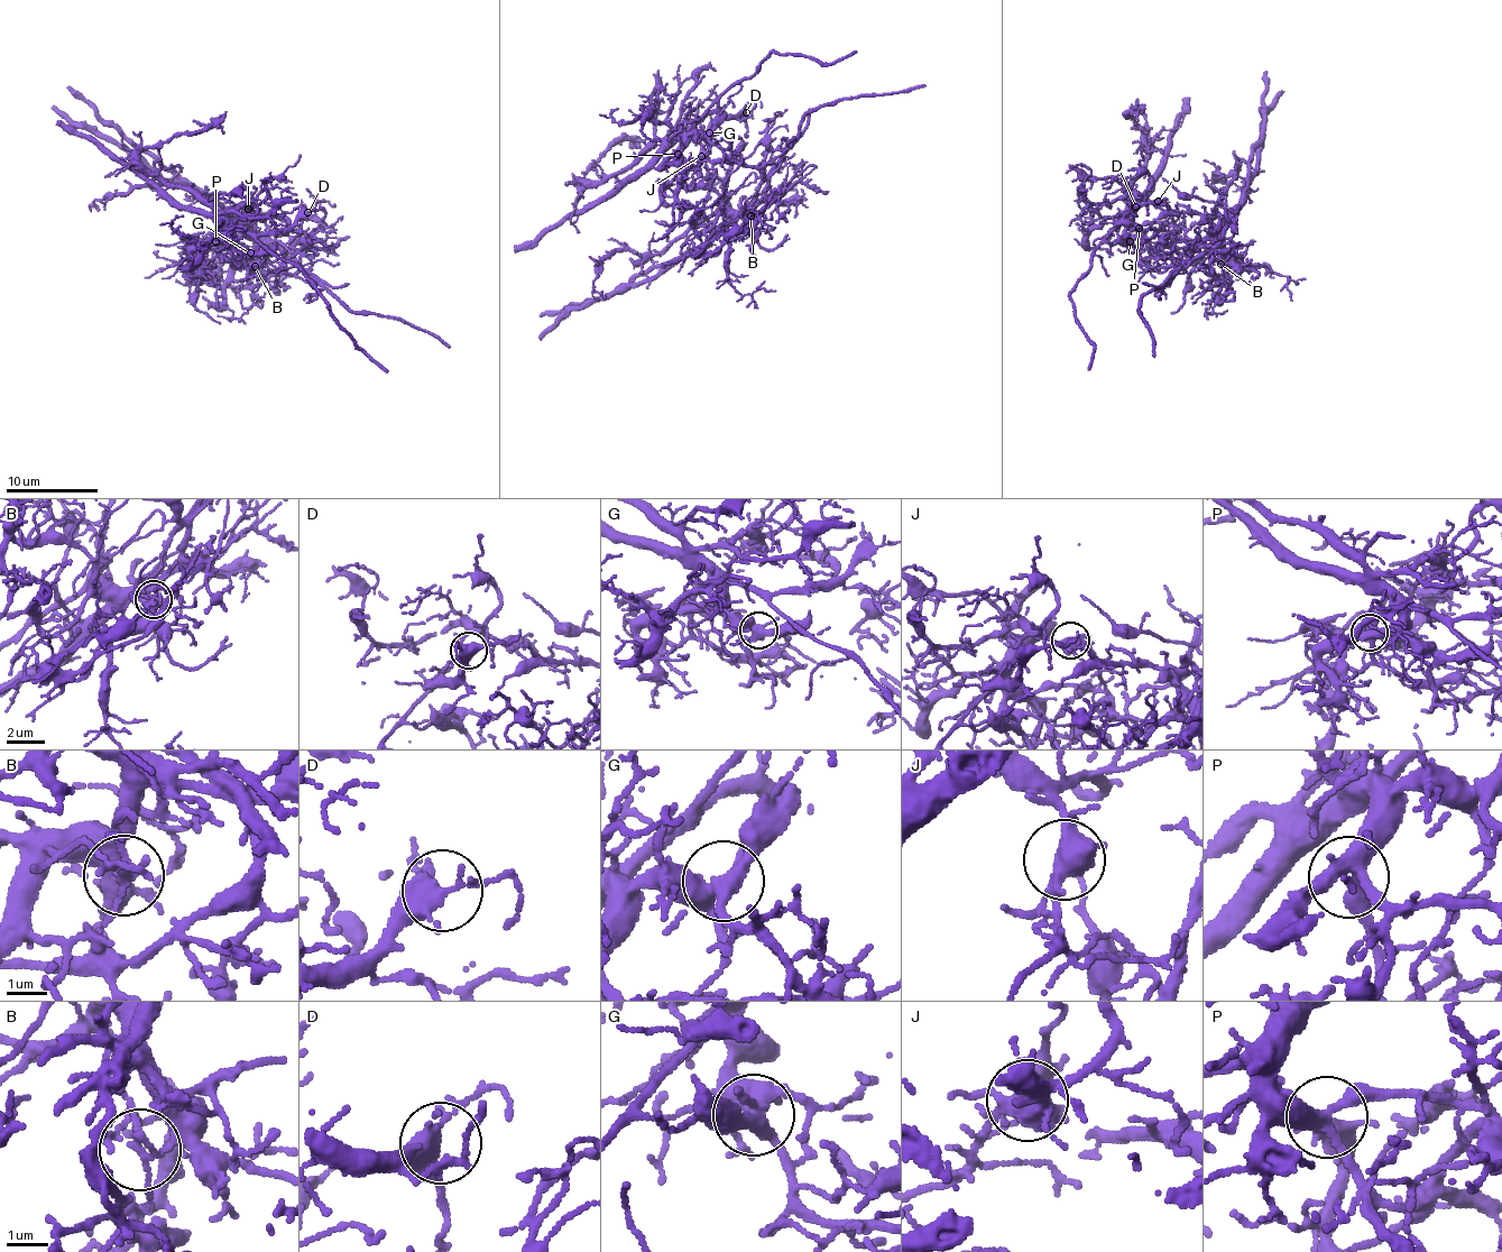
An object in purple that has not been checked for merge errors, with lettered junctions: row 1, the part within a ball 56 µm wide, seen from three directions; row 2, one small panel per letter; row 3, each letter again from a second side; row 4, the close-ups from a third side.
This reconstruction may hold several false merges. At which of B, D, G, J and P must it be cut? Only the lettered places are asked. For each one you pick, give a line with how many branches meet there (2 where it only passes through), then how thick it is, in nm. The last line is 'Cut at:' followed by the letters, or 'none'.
B: 6 branches meet; 140 nm thick
G: 4 branches meet; 400 nm thick
J: 4 branches meet; 400 nm thick
Cut at: B, G, J

